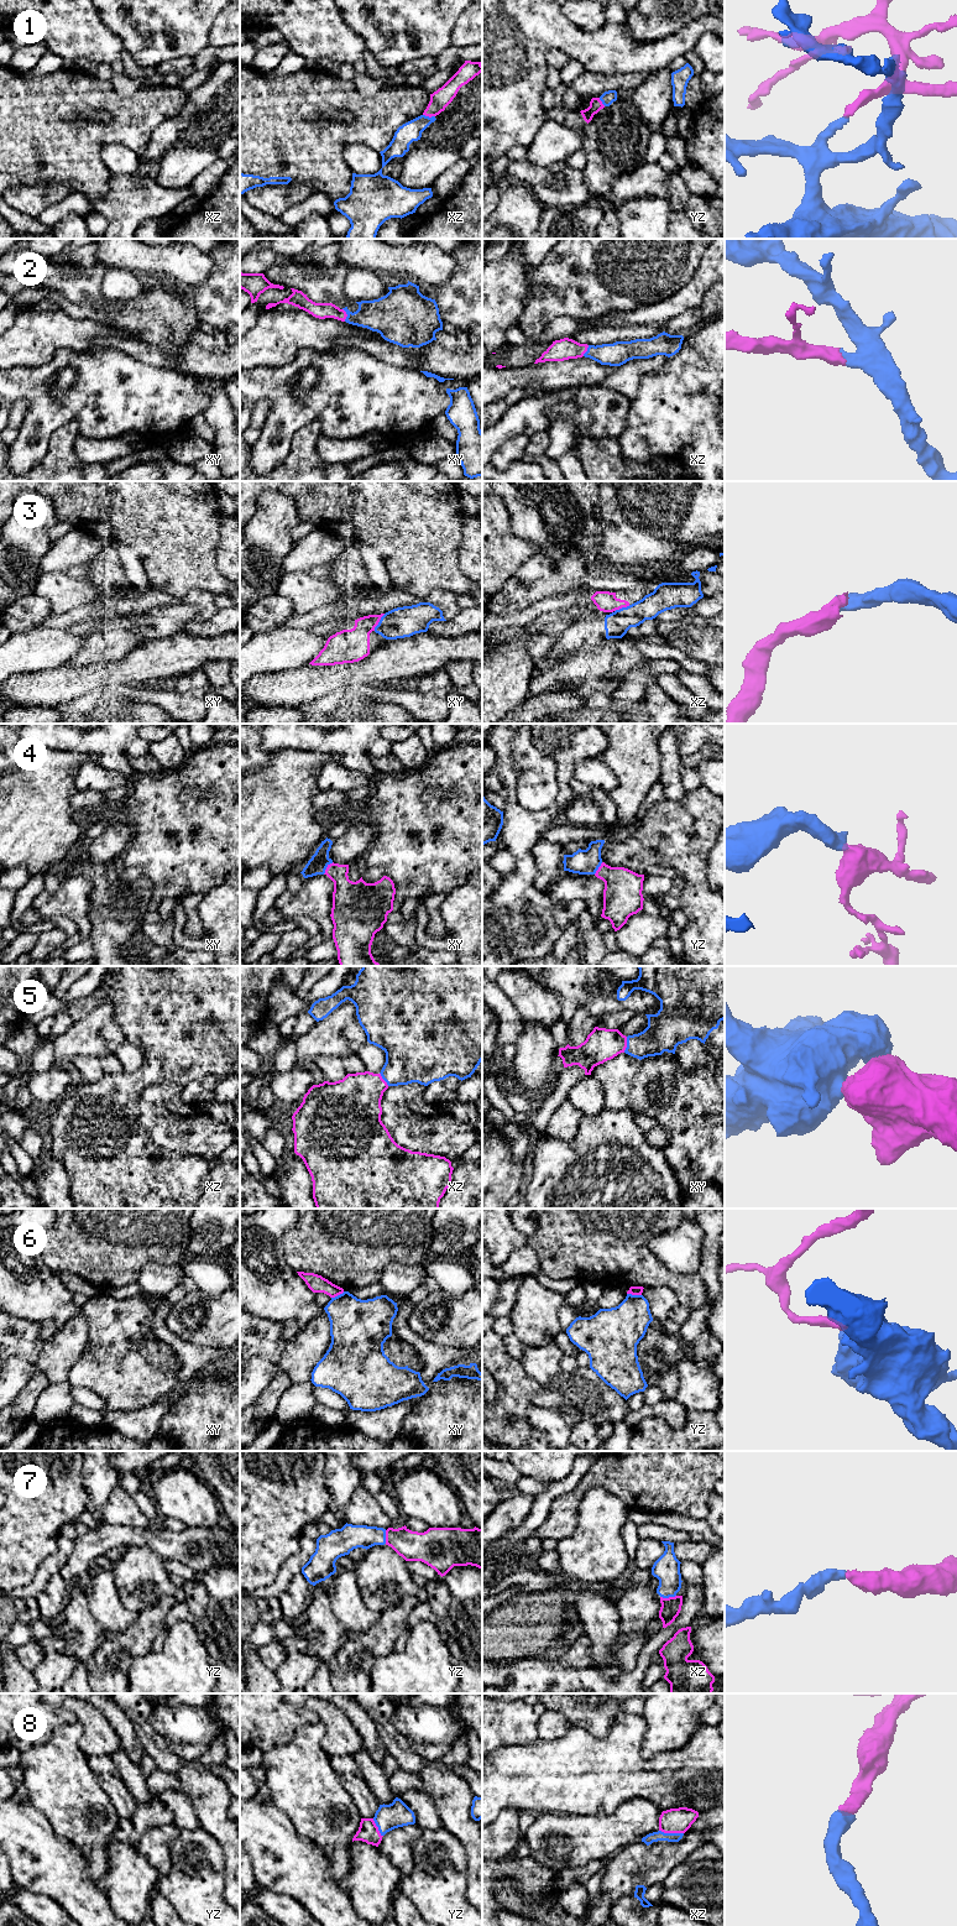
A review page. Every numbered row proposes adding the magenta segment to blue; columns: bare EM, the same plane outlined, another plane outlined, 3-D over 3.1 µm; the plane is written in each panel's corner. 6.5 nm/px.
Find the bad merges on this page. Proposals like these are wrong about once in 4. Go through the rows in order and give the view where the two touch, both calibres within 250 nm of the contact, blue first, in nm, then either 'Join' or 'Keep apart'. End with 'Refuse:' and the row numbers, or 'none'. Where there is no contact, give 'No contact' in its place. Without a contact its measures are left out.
1: Touches blue in xz. Thickness 130 nm (blue) against 120 nm. Join
2: Touches blue in xy. Thickness 240 nm (blue) against 110 nm. Join
3: Touches blue in xy. Thickness 200 nm (blue) against 220 nm. Keep apart
4: Touches blue in xy. Thickness 120 nm (blue) against 220 nm. Join
5: Touches blue in xy. Thickness 220 nm (blue) against 220 nm. Join
6: Touches blue in yz. Thickness 300 nm (blue) against 60 nm. Keep apart
7: Touches blue in xz. Thickness 180 nm (blue) against 130 nm. Join
8: Touches blue in xz. Thickness 70 nm (blue) against 160 nm. Join
Refuse: 3, 6

